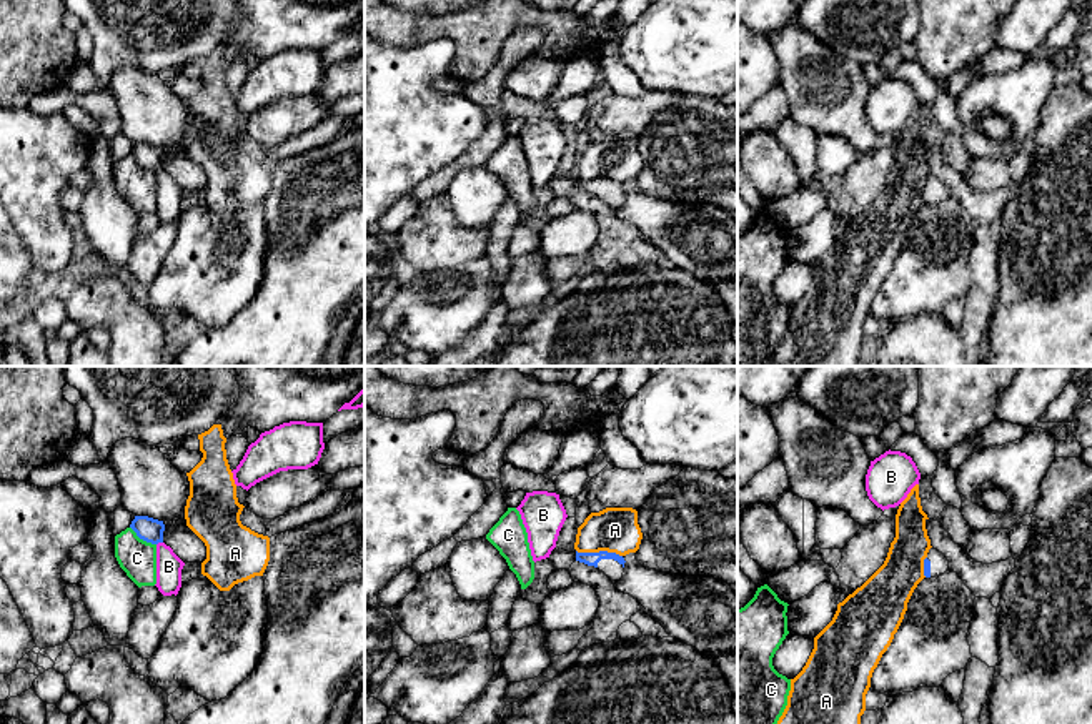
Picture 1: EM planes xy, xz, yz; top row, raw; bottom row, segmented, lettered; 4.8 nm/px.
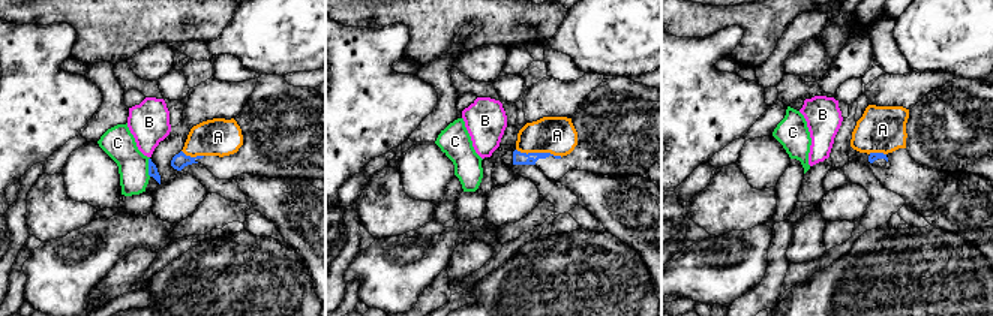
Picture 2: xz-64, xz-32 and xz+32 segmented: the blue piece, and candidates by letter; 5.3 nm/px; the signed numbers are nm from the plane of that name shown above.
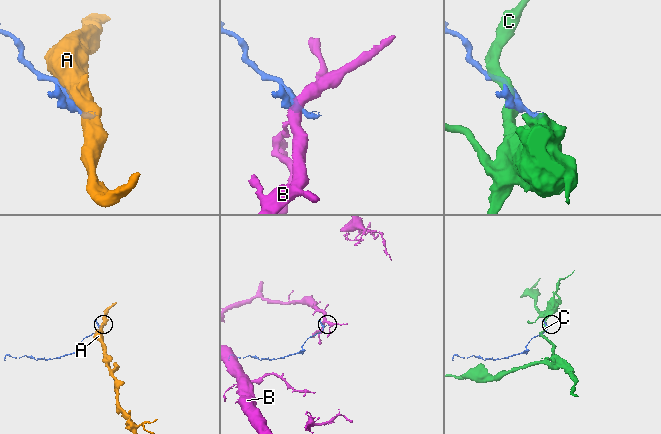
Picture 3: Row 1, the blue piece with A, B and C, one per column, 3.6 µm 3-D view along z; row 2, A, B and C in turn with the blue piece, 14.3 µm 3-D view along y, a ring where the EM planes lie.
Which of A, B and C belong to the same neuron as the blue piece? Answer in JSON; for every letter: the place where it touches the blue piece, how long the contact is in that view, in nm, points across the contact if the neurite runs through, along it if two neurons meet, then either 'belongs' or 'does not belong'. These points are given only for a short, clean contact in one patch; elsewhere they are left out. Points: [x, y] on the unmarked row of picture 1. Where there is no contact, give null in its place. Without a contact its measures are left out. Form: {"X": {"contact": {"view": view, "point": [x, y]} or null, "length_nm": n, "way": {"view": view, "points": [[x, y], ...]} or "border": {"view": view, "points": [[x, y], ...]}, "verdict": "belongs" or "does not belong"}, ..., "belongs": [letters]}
{"A": {"contact": {"view": "xz", "point": [600, 178]}, "length_nm": 220, "verdict": "does not belong"}, "B": {"contact": {"view": "xy", "point": [158, 168]}, "length_nm": 40, "border": {"view": "xy", "points": [[162, 168], [157, 172]]}, "verdict": "does not belong"}, "C": {"contact": {"view": "xy", "point": [142, 165]}, "length_nm": 160, "verdict": "does not belong"}, "belongs": []}

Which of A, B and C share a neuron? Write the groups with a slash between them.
A / B / C

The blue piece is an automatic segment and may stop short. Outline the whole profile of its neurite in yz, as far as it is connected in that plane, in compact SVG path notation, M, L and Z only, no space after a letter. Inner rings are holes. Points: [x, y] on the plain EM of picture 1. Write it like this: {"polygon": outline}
{"polygon": "M931 175L927 185L924 186L924 203L936 205L949 198L947 185L937 176Z"}

